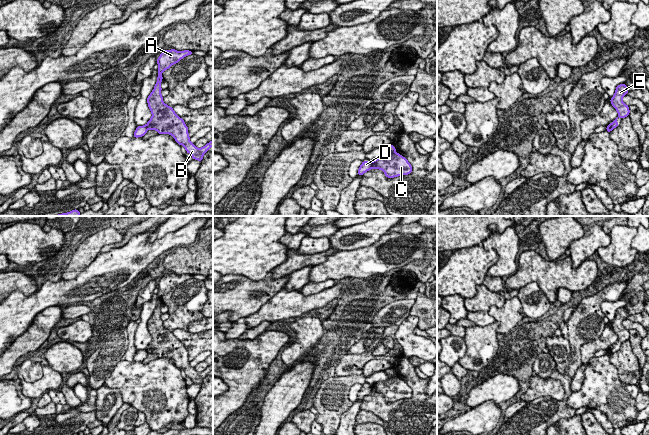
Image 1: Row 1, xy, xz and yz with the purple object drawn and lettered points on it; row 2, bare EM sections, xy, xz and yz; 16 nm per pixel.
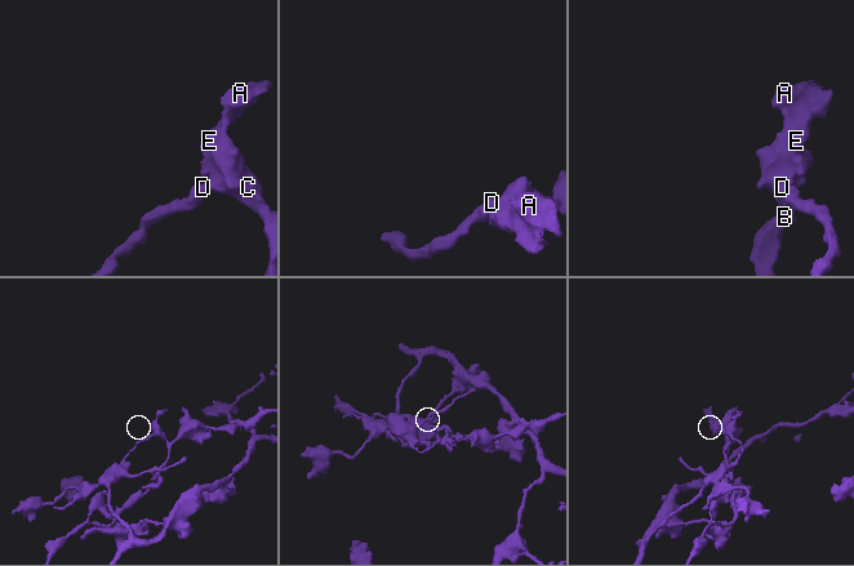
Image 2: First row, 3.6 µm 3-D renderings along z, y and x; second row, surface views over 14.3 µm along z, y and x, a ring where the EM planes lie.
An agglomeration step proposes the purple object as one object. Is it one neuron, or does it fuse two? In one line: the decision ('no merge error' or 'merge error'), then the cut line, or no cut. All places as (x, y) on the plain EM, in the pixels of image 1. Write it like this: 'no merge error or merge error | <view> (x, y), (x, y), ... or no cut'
merge error | xz (372, 385), (370, 392)

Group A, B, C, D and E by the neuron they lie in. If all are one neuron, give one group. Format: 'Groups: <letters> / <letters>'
Groups: A B C E / D

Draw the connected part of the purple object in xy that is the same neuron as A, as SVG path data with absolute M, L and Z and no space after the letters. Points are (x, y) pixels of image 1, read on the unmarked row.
M171 273L163 275L158 281L157 288L159 292L157 294L157 307L147 322L152 341L146 348L146 351L150 354L156 354L158 358L164 357L172 359L179 369L184 370L186 376L189 377L194 384L202 386L203 379L213 370L213 364L202 372L197 372L195 368L191 367L188 351L184 344L174 336L172 331L163 326L163 321L161 319L162 296L191 278L193 278L193 276L189 274L179 276L175 273Z

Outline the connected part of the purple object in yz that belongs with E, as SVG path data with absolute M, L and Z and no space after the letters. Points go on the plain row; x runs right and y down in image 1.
M619 308L617 311L616 311L616 314L615 314L615 318L613 319L613 321L610 323L610 326L612 327L612 330L617 334L618 336L618 341L612 346L610 347L607 351L610 351L612 353L616 352L619 350L619 347L617 346L617 343L620 341L621 343L629 340L629 337L630 337L630 334L629 334L629 330L626 329L623 325L622 325L622 322L627 319L627 317L629 316L628 314L628 311L627 309L625 308Z

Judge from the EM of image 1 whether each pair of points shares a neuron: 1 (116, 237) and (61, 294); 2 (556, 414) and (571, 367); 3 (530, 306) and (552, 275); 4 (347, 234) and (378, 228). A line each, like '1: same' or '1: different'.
1: different
2: different
3: different
4: same

